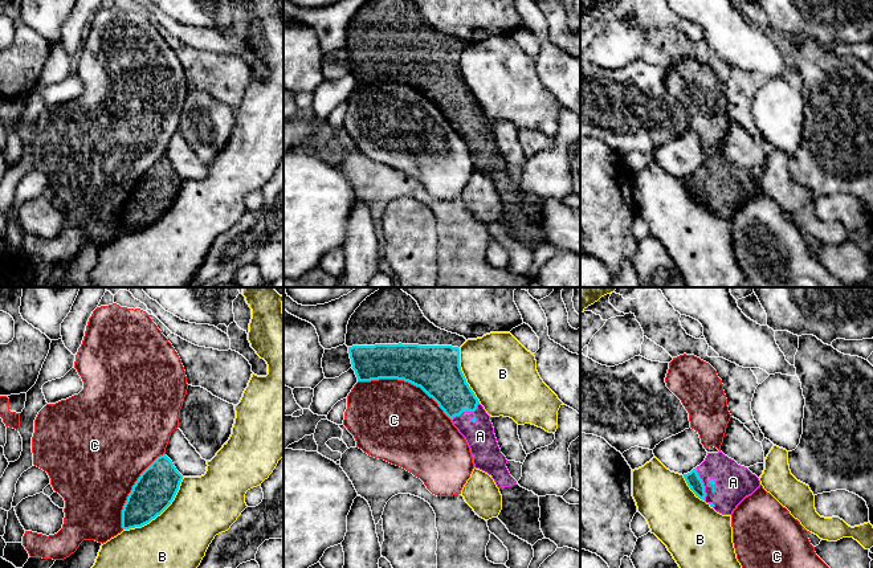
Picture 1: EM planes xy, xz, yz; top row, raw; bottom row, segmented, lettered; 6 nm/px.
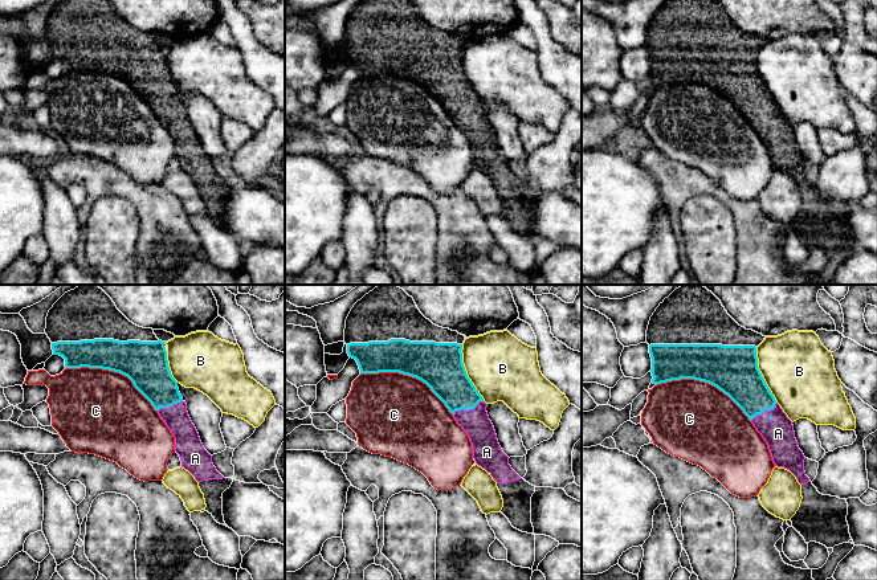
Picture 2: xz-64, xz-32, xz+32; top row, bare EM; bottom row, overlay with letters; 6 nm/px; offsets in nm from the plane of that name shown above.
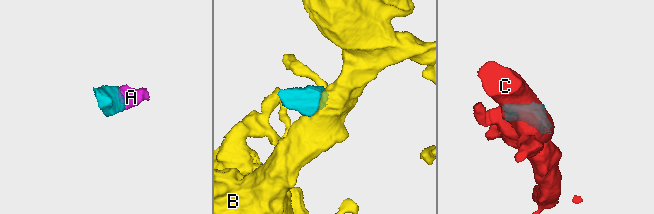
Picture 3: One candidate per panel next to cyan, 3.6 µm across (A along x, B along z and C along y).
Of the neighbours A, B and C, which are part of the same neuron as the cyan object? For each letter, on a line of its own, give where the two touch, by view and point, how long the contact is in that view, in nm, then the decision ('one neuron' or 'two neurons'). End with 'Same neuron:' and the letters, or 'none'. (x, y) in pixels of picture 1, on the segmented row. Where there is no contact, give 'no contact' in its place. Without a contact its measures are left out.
A: meets cyan in yz at (702, 483); contact 200 nm long; one neuron
B: meets cyan in xy at (159, 514); contact 480 nm long; two neurons
C: meets cyan in xz at (406, 380); contact 600 nm long; two neurons
Same neuron: A

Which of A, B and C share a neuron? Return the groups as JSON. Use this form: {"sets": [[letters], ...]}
{"sets": [["A"], ["B"], ["C"]]}

